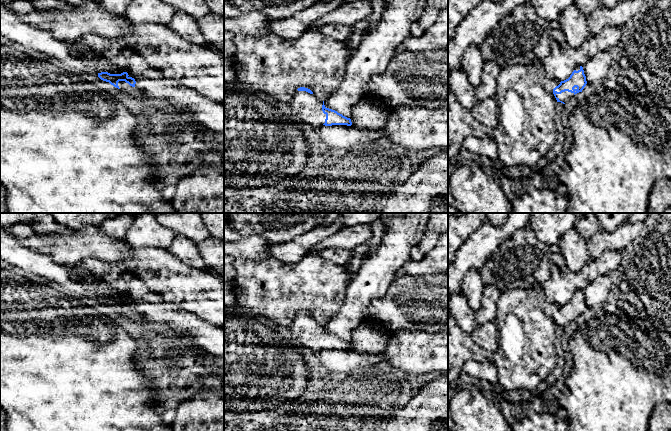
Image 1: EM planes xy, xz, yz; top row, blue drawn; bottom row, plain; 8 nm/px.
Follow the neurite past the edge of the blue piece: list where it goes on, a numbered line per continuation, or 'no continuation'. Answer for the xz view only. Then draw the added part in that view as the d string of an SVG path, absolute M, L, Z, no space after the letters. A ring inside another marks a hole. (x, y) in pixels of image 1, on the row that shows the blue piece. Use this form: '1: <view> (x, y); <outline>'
1: xz (306, 110); M296 91L287 102L294 123L302 130L320 127L325 123L326 114L322 111L323 101L306 91Z

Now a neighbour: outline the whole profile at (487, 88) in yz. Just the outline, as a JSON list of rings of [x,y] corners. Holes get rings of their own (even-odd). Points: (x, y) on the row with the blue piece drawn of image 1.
[[[487,61],[484,63],[482,82],[475,91],[475,104],[480,103],[484,99],[495,96],[496,79],[501,69],[502,68],[495,61]]]

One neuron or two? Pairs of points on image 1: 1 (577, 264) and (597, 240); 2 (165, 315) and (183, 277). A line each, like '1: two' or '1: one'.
1: two
2: two

